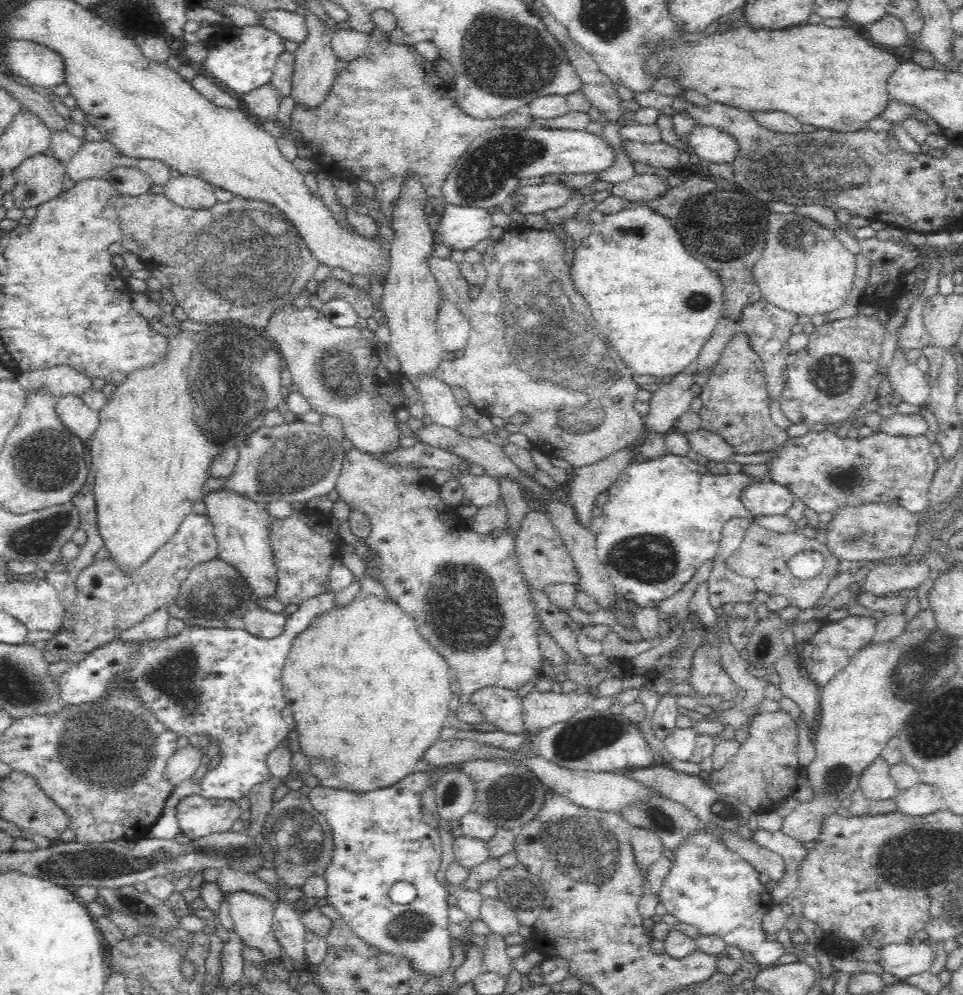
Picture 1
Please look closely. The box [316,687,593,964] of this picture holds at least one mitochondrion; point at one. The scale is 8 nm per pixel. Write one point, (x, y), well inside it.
(406, 929)

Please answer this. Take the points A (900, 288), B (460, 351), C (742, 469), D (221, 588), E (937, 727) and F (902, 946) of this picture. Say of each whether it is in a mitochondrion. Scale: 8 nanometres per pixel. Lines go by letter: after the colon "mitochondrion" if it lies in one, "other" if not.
A: other
B: other
C: other
D: mitochondrion
E: mitochondrion
F: other

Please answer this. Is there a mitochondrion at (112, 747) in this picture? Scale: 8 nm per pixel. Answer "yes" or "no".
yes

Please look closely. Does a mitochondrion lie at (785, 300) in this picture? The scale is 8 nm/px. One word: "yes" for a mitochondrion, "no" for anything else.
no

